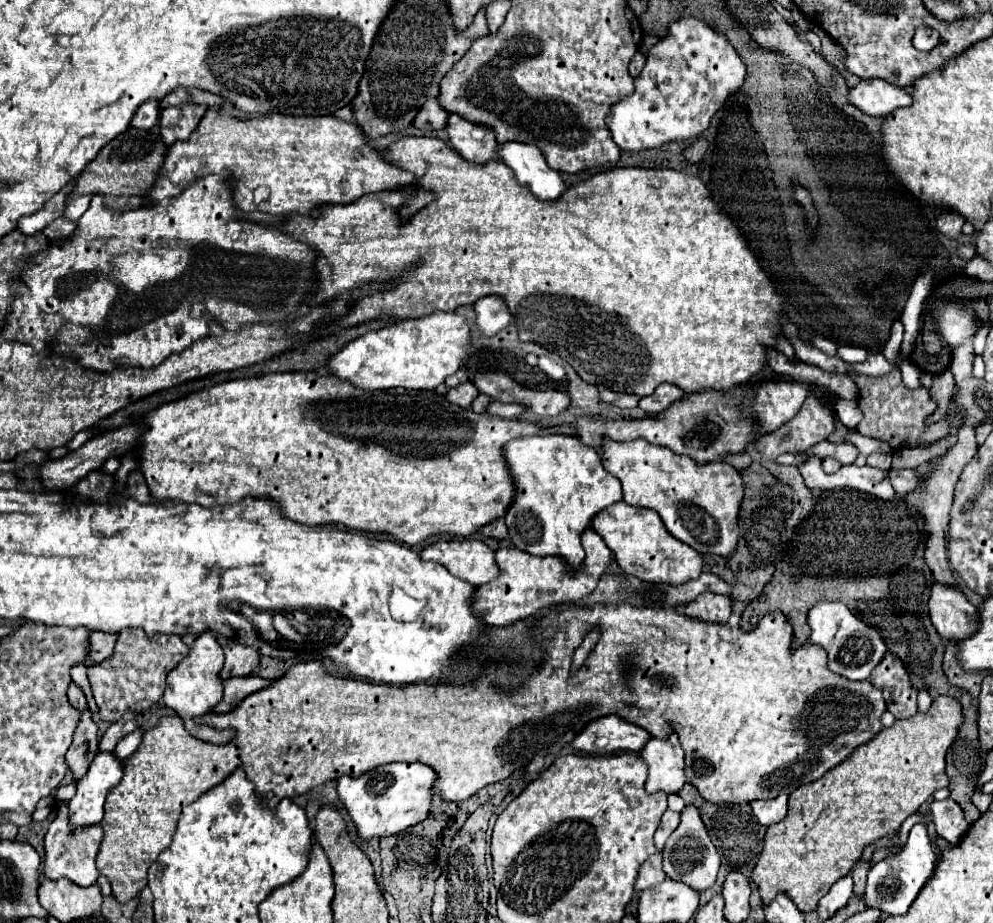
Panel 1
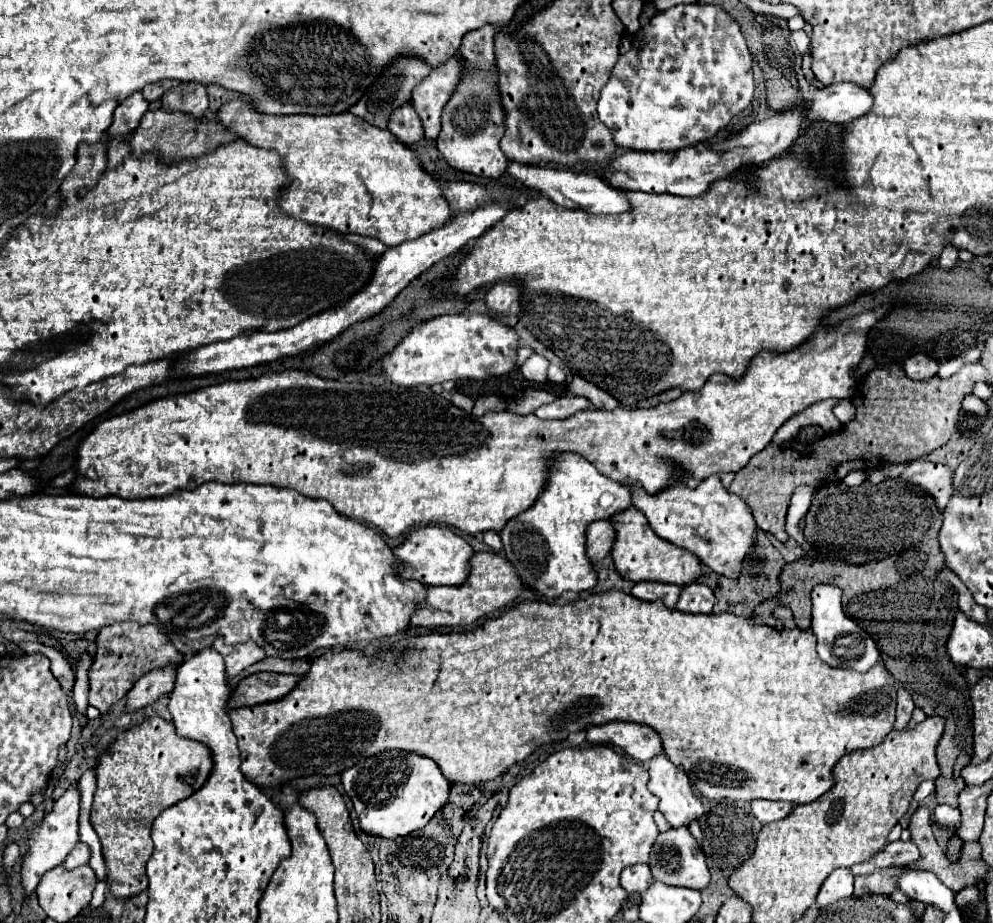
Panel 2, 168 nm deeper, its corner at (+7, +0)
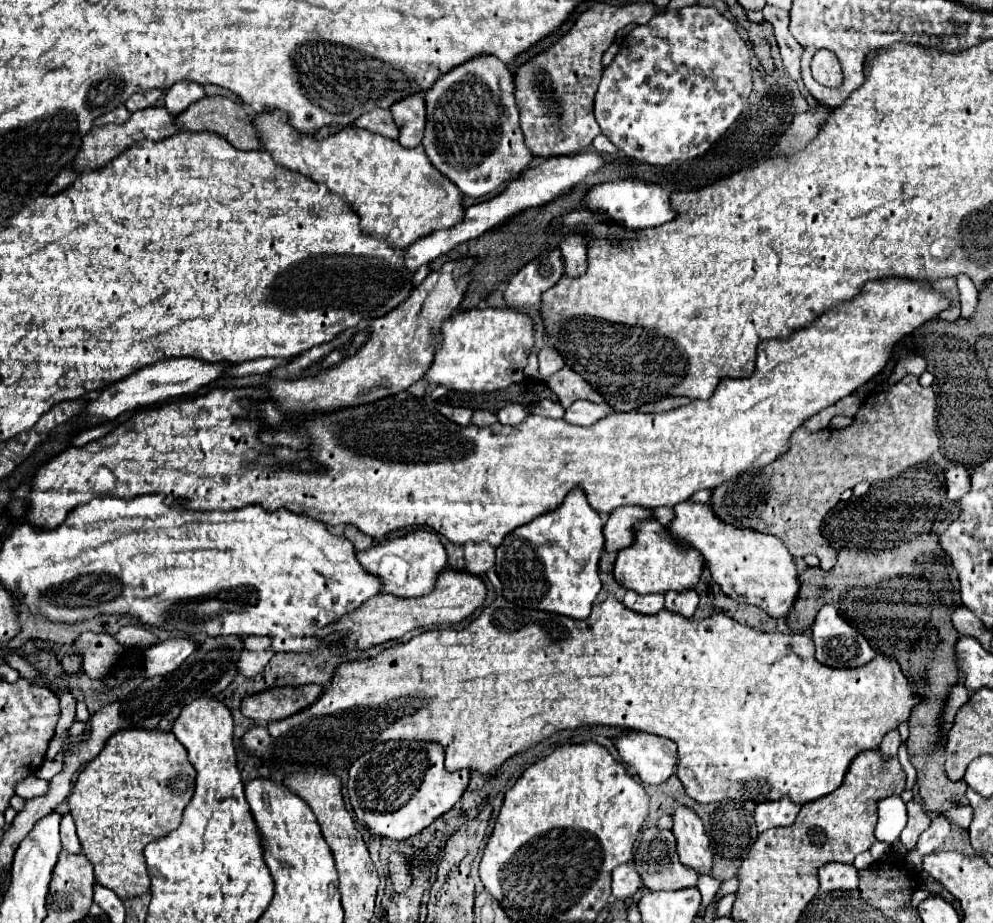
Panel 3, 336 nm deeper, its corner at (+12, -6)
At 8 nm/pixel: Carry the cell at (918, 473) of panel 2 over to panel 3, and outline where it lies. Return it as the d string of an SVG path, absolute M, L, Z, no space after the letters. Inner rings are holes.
M949 465L945 469L945 487L951 501L961 499L961 495L969 491L969 471L963 465Z

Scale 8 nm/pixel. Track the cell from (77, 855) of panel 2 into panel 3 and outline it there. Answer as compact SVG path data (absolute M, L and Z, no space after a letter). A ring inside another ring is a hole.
M65 815L61 821L61 843L63 843L65 851L69 851L73 855L81 853L81 843L75 833L75 821L71 815Z

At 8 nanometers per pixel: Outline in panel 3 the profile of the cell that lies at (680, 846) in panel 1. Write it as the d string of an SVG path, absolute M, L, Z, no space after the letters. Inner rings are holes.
M649 827L643 831L639 849L637 849L637 859L635 859L635 869L641 875L643 883L651 891L677 891L680 889L693 888L697 885L697 873L691 867L685 867L677 859L675 851L675 839L669 829L659 831L657 827Z

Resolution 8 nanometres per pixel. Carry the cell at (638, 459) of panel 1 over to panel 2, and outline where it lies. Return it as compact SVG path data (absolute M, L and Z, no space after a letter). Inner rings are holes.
M718 475L704 479L696 489L674 483L654 497L650 497L642 487L630 487L630 491L634 507L646 513L646 519L658 537L698 555L700 561L718 575L730 579L740 577L740 565L756 545L758 527L752 509L746 507L746 501L728 493Z

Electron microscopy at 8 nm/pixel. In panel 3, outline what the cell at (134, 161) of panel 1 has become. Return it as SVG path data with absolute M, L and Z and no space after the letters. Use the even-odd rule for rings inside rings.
M205 97L197 103L193 103L187 111L173 117L173 125L177 129L185 131L211 131L221 137L225 137L235 149L261 149L261 143L253 131L253 125L249 125L249 113L245 107L235 105L231 99L225 97Z

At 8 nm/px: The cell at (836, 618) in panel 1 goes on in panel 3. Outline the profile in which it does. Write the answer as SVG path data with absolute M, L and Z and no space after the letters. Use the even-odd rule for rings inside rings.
M823 605L811 627L817 661L829 667L861 667L875 657L869 641L833 605Z

